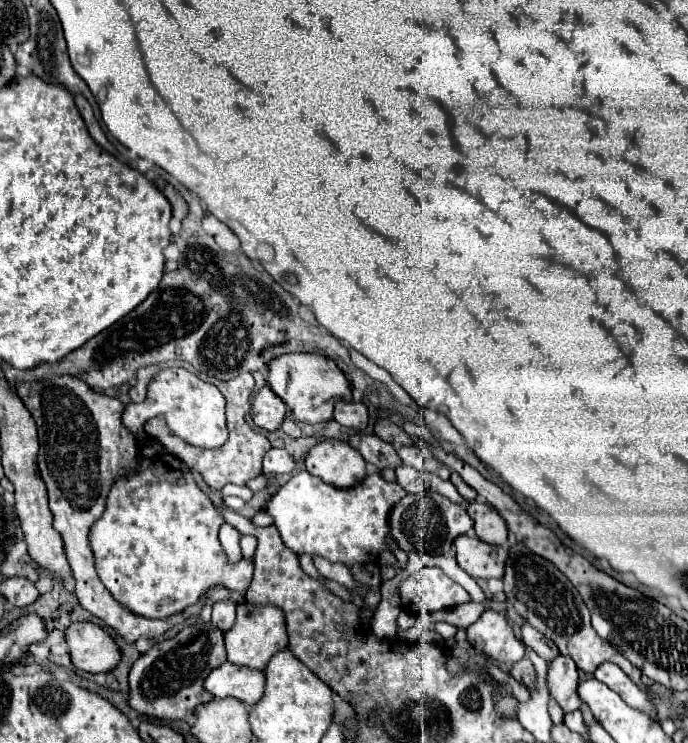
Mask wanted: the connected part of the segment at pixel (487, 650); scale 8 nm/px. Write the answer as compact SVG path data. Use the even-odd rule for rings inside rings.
M486 610L466 628L468 642L496 662L518 662L524 656L524 644L514 636L512 626L500 612Z

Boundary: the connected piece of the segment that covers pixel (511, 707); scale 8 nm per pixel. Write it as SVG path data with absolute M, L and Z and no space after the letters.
M494 684L494 688L496 688L496 710L498 710L502 716L516 718L516 700L512 700L512 698L502 698L502 696L500 696L500 684Z

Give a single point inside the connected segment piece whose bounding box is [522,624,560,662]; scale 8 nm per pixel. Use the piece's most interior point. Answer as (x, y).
(544, 648)

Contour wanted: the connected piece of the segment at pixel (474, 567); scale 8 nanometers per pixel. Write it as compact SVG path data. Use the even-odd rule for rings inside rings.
M462 534L454 540L458 566L468 572L472 578L502 578L506 568L508 550L502 546L492 546L480 542L480 538L472 534Z

